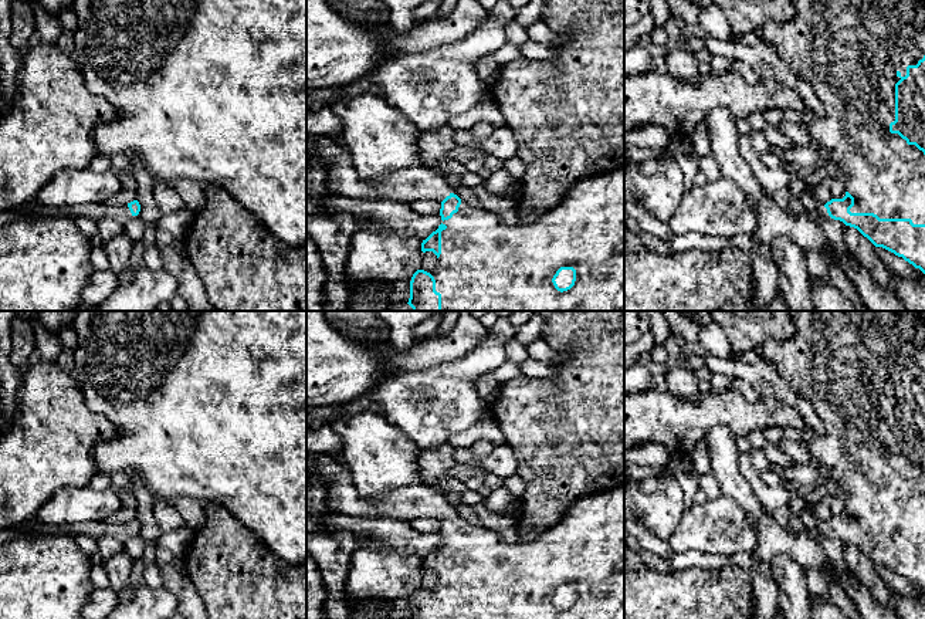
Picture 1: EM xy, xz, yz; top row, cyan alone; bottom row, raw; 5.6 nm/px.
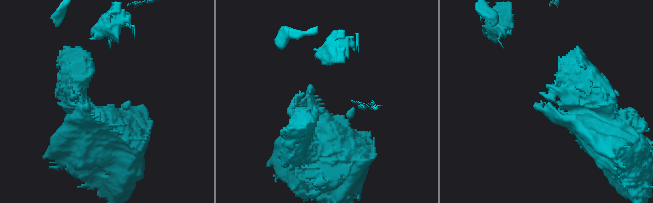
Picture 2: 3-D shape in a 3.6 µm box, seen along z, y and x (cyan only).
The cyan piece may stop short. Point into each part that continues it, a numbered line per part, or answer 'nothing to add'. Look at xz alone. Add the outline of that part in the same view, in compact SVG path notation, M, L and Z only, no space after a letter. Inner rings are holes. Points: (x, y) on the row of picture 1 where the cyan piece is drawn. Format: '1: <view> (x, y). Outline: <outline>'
1: xz (419, 182). Outline: M306 136L306 163L322 163L328 168L329 189L336 196L410 203L419 199L443 202L450 196L448 185L434 168L416 165L375 183L363 182L345 146L326 136Z
2: xz (484, 264). Outline: M616 168L599 176L576 182L563 200L543 213L535 223L506 226L501 217L484 207L474 207L461 200L458 212L444 220L441 231L441 254L436 268L430 273L436 280L436 291L441 294L441 311L624 311L624 168ZM560 267L576 270L575 285L567 291L558 291L552 283Z

